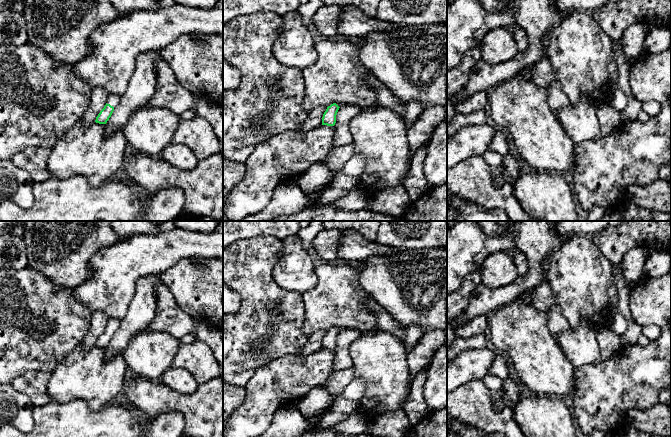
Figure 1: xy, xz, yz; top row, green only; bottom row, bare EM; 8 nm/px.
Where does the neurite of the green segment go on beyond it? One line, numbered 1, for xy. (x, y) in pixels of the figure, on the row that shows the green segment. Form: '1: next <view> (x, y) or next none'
1: next xy (114, 99)

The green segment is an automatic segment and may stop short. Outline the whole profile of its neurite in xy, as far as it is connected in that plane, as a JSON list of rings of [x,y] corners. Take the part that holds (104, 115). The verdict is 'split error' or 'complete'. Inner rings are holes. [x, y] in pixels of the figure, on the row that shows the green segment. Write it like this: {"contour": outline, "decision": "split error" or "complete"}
{"contour": [[[117,94],[109,95],[106,105],[96,117],[95,122],[99,124],[106,124],[109,118],[111,117],[114,109],[119,104],[120,100],[121,100],[120,95]]], "decision": "split error"}

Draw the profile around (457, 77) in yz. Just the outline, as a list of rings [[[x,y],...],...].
[[[476,47],[469,50],[457,66],[447,69],[447,126],[457,114],[456,106],[467,99],[458,100],[456,94],[466,86],[472,68],[481,59],[480,48]]]

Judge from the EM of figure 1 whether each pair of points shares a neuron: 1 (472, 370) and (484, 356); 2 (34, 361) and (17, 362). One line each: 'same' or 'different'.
1: same
2: same

